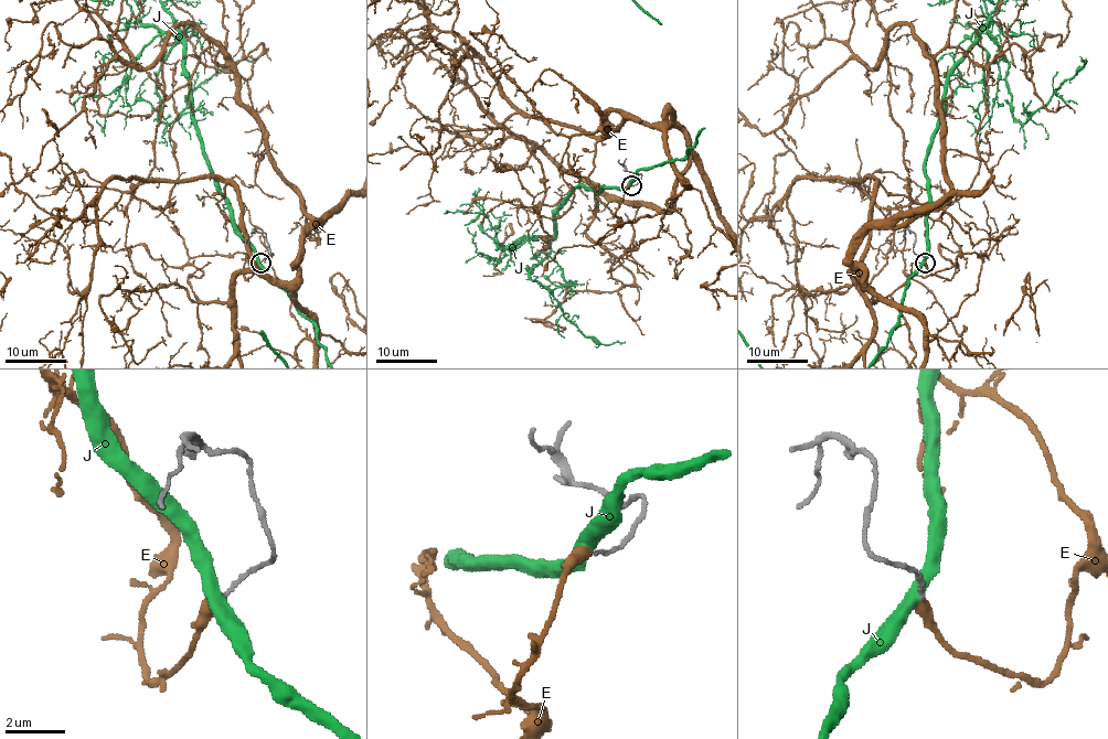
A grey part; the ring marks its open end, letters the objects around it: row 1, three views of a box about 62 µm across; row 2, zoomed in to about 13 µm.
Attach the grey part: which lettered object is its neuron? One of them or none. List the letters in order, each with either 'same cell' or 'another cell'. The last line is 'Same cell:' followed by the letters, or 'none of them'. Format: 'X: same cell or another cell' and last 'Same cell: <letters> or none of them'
E: same cell
J: another cell
Same cell: E

